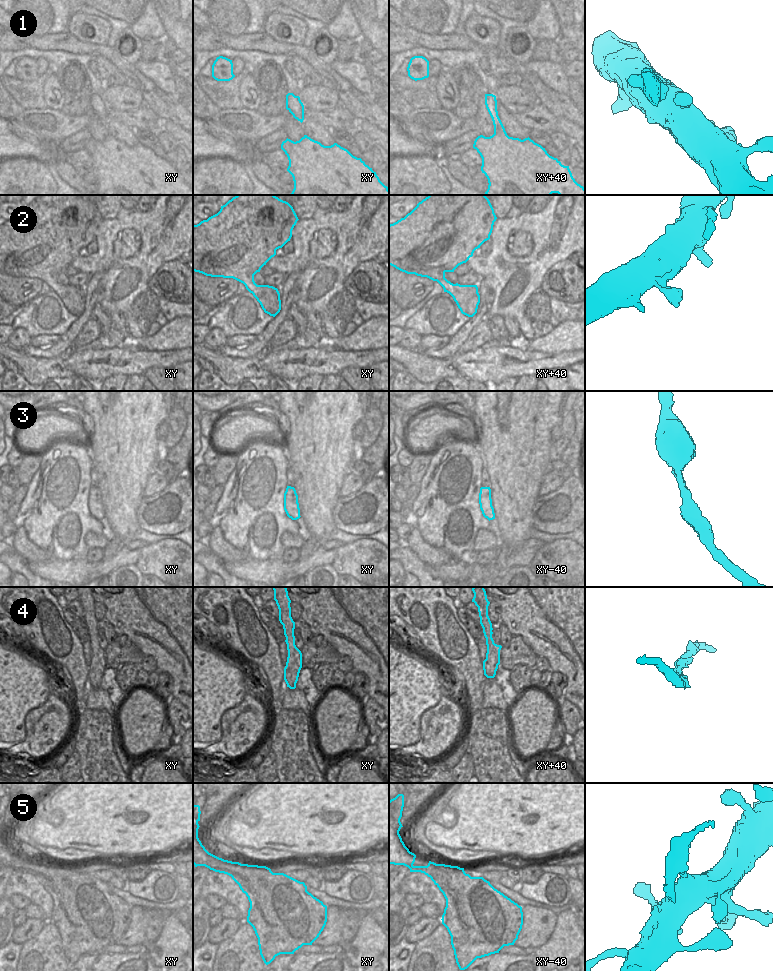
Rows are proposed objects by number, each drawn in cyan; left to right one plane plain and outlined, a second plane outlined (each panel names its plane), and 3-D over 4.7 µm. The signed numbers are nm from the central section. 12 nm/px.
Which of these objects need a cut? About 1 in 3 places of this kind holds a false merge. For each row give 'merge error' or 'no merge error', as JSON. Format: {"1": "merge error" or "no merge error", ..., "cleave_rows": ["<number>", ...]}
{"1": "no merge error", "2": "no merge error", "3": "no merge error", "4": "no merge error", "5": "merge error", "cleave_rows": ["5"]}

